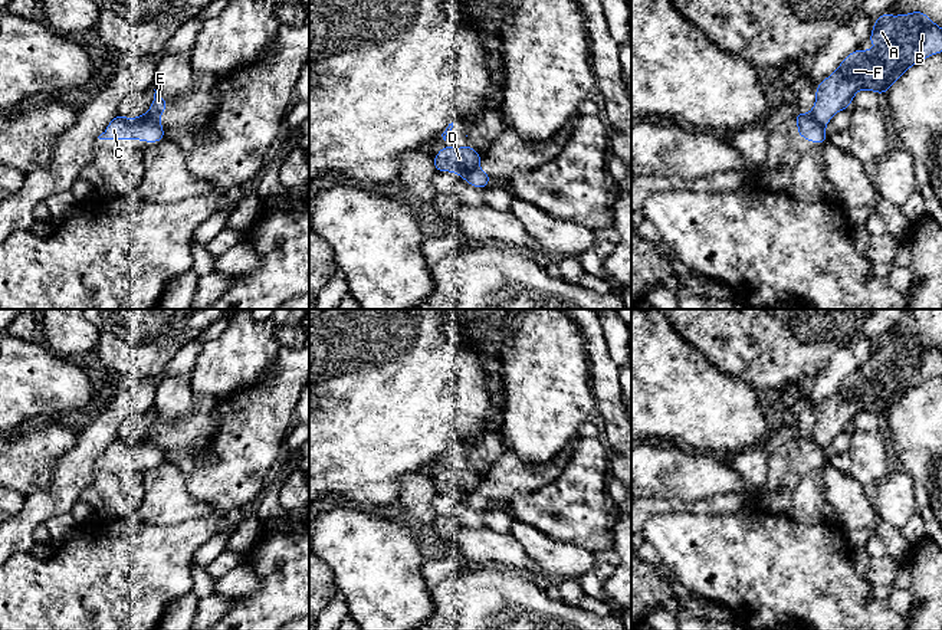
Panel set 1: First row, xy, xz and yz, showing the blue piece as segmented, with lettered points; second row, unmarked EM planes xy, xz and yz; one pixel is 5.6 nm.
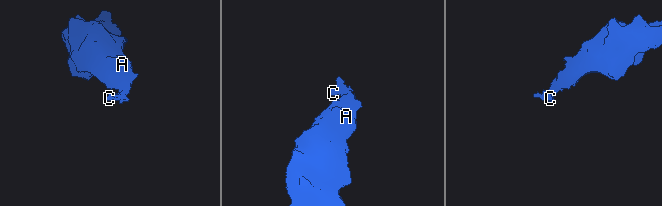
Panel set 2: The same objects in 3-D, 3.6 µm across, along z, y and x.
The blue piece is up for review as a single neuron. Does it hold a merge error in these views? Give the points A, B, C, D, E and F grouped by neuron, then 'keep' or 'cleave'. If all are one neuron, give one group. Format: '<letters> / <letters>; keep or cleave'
A B E F / C D; cleave

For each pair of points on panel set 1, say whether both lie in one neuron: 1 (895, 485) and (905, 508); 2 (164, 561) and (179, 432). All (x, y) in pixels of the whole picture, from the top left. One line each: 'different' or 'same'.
1: same
2: different

